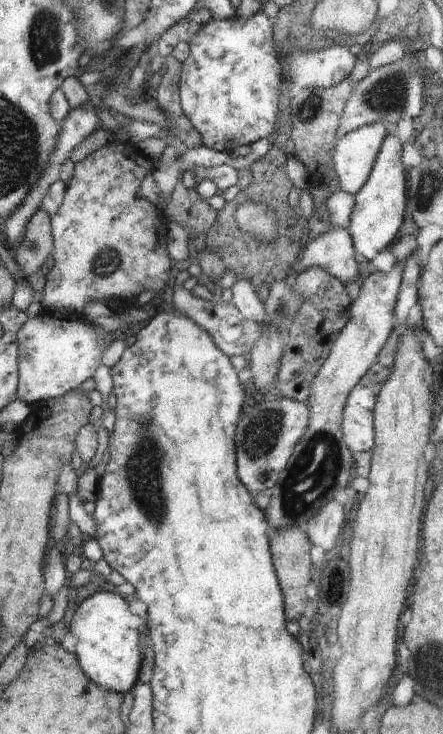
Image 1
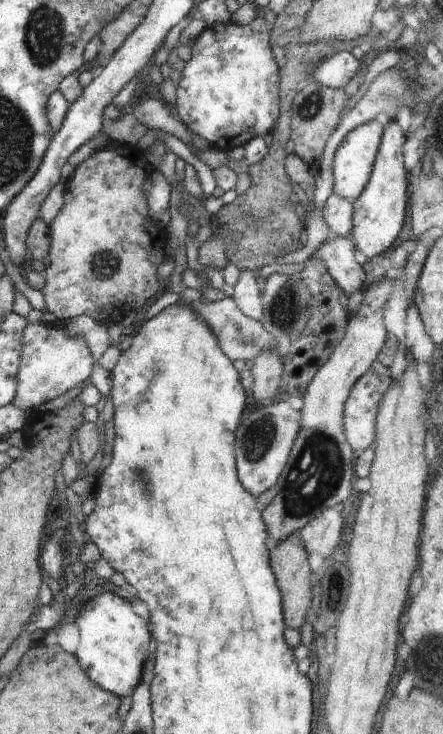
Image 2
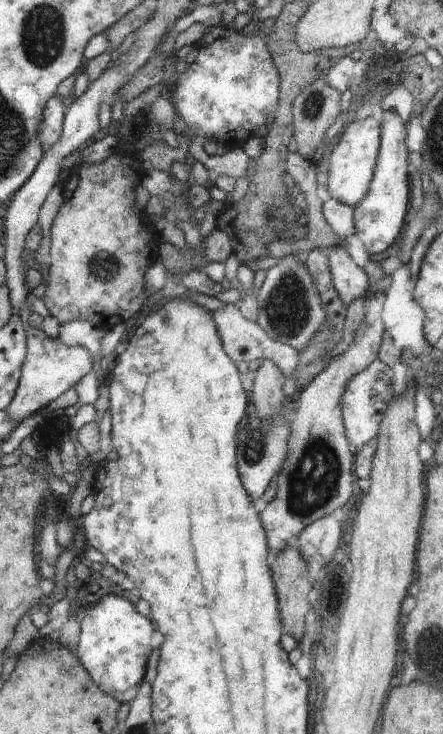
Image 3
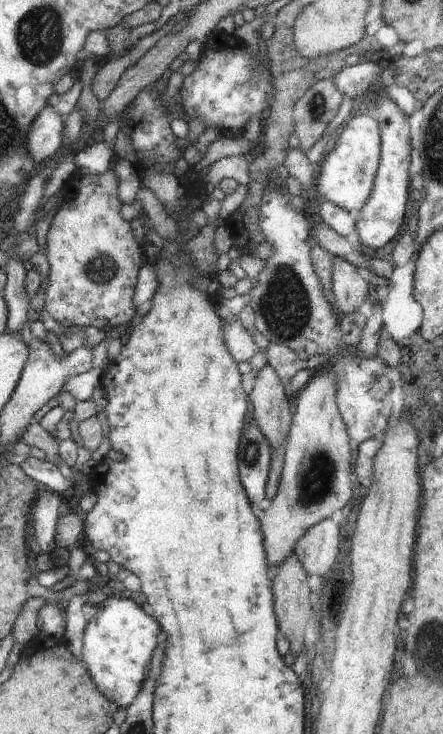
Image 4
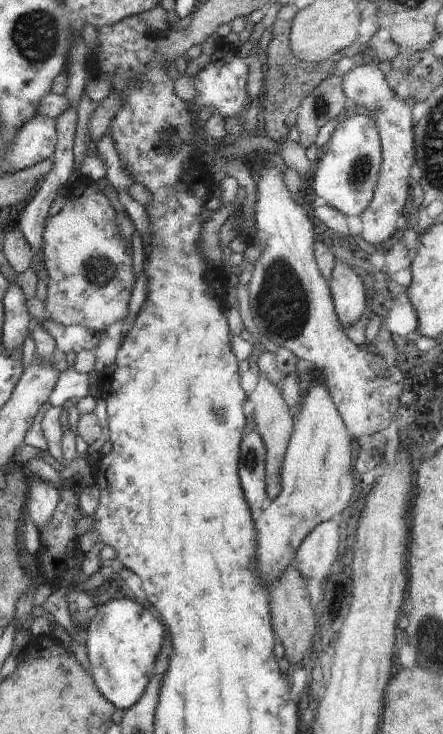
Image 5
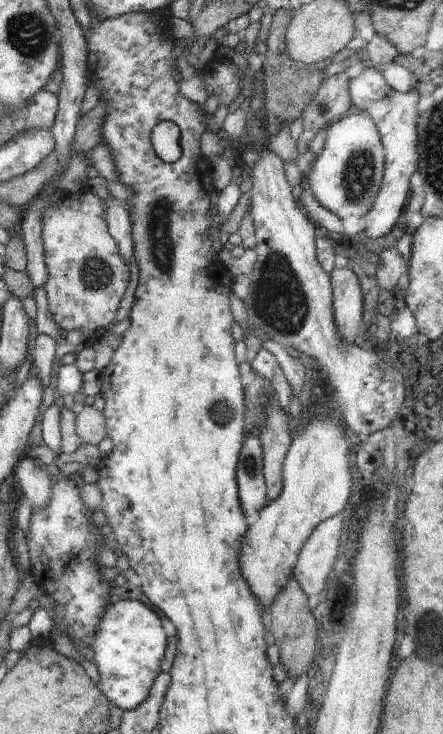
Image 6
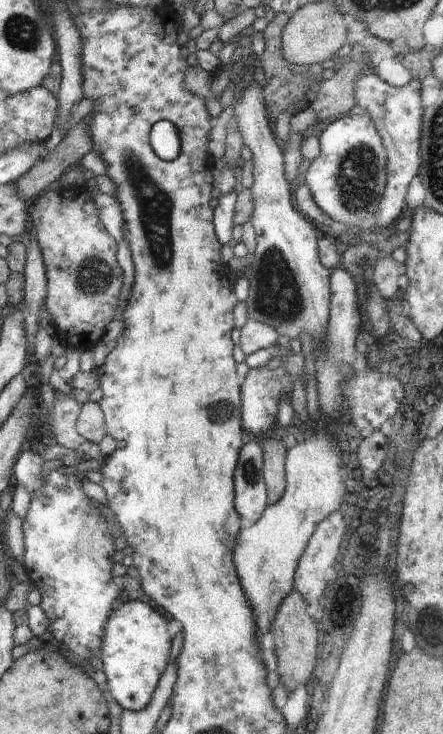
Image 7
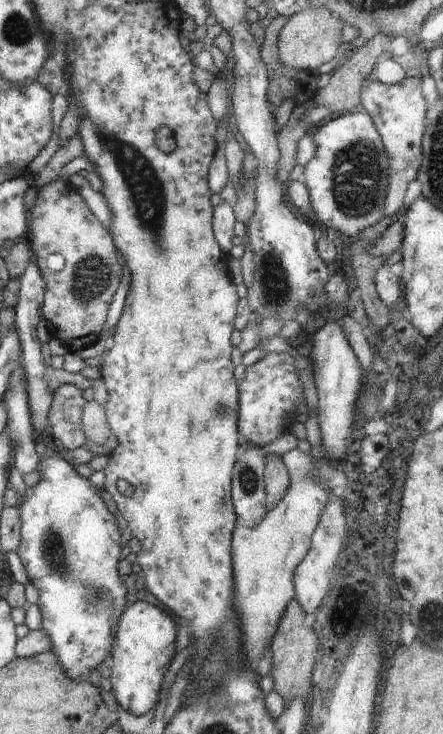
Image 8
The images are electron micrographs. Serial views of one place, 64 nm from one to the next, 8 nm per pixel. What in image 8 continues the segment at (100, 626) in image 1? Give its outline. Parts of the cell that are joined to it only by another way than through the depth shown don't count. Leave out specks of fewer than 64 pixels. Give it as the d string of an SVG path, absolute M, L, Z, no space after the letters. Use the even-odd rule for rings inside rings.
M136 601L121 614L109 658L110 682L118 704L126 712L141 717L154 709L160 698L170 661L176 654L174 622L146 602Z

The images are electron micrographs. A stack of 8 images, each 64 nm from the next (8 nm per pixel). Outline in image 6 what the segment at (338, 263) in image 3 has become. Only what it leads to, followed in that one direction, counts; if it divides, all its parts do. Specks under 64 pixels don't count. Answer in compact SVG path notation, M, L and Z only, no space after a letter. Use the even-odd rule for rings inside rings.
M335 267L329 274L333 290L333 313L339 337L349 345L354 345L360 336L360 322L364 314L364 298L360 283L351 270Z

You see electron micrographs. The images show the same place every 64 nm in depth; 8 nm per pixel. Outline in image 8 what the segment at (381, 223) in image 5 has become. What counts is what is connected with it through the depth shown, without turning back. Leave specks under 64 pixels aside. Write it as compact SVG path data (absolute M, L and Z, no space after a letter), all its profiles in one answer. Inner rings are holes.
M374 76L361 88L360 109L366 111L384 143L389 160L389 183L383 216L396 219L404 204L406 188L417 174L422 162L422 137L426 130L426 100L422 95L422 78L406 77L393 85L381 83Z

